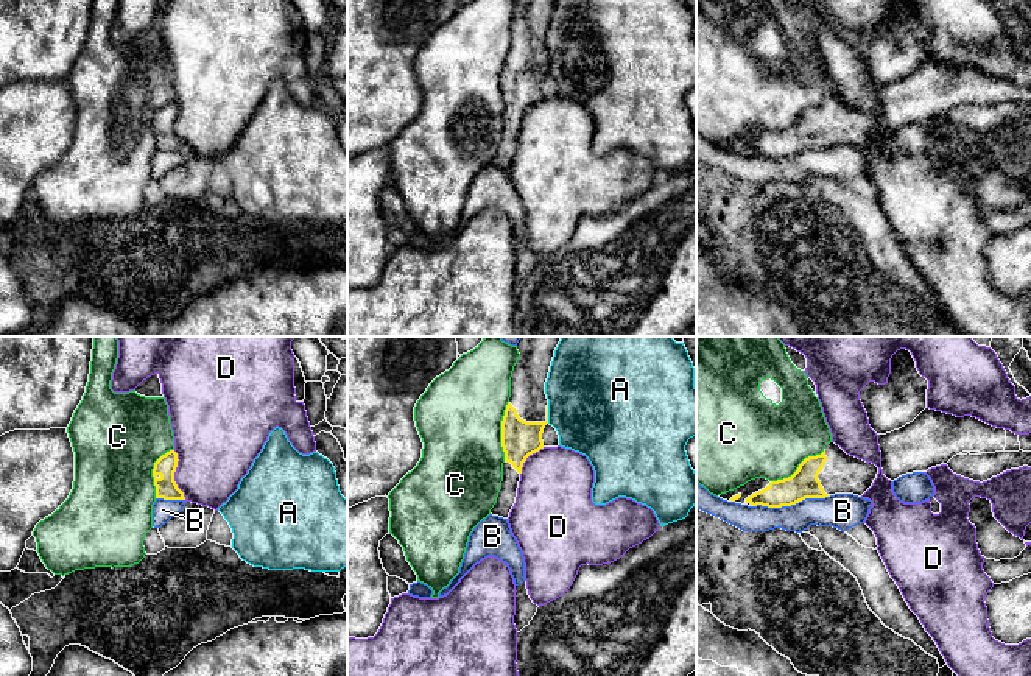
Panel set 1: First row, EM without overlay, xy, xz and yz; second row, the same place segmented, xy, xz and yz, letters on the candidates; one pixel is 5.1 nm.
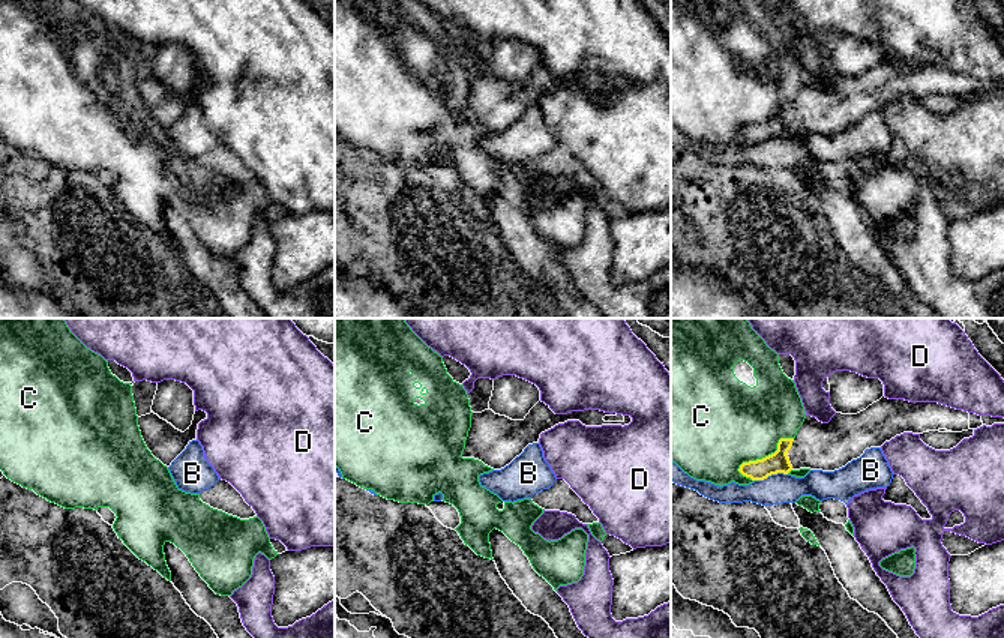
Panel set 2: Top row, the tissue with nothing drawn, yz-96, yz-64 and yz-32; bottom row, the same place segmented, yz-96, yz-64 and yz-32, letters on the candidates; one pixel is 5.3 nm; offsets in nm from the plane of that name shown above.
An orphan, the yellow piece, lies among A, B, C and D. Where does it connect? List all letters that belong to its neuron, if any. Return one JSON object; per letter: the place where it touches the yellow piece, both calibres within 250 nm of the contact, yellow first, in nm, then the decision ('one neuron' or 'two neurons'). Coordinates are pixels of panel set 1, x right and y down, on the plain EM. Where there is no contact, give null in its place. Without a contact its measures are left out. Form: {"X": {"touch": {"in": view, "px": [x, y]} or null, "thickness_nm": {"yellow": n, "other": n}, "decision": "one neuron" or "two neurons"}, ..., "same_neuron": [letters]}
{"A": {"touch": {"in": "xz", "px": [547, 66]}, "thickness_nm": {"yellow": 190, "other": 480}, "decision": "two neurons"}, "B": {"touch": {"in": "yz", "px": [791, 154]}, "thickness_nm": {"yellow": 150, "other": 170}, "decision": "two neurons"}, "C": {"touch": {"in": "xz", "px": [502, 81]}, "thickness_nm": {"yellow": 190, "other": 440}, "decision": "two neurons"}, "D": {"touch": {"in": "xy", "px": [173, 126]}, "thickness_nm": {"yellow": 110, "other": 380}, "decision": "two neurons"}, "same_neuron": []}

